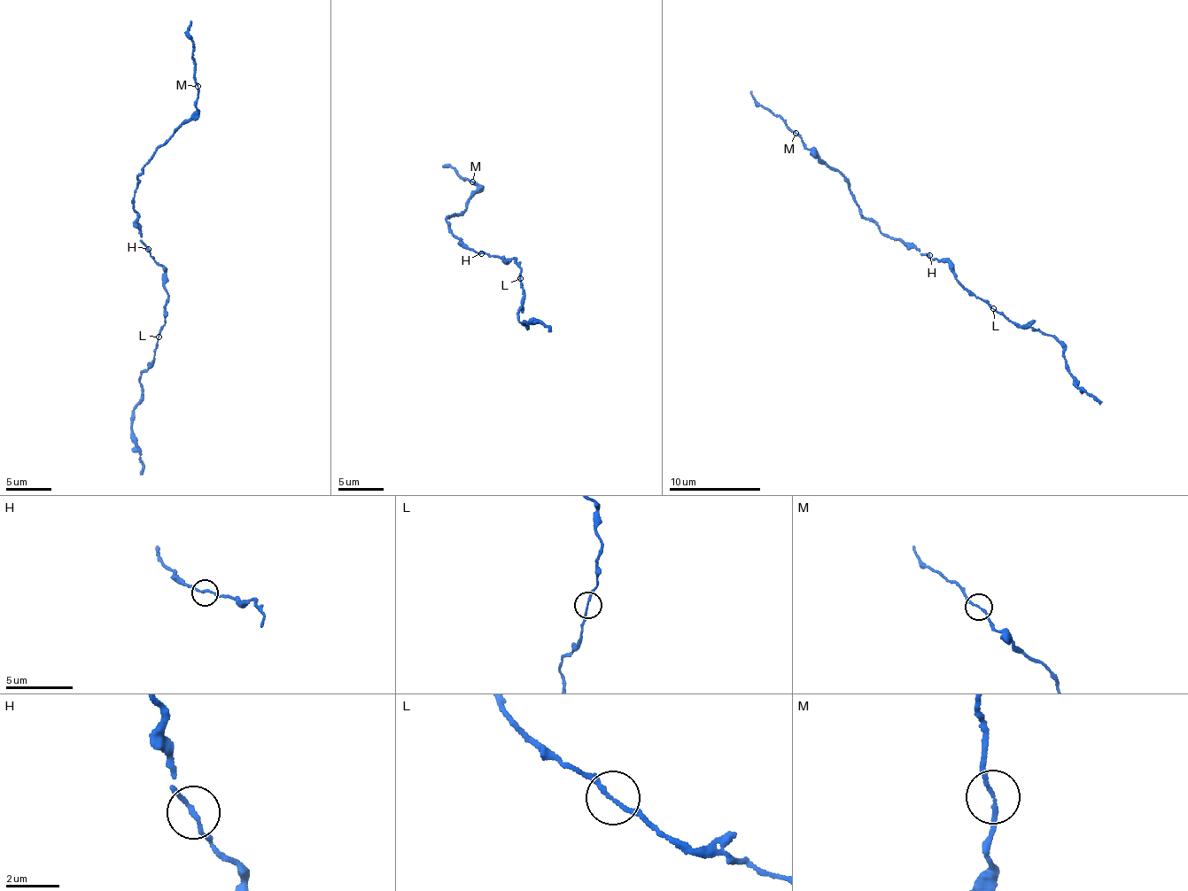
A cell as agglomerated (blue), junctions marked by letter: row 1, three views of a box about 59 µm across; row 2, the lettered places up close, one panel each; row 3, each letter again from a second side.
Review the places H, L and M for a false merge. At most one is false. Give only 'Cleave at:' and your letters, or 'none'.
Cleave at: none

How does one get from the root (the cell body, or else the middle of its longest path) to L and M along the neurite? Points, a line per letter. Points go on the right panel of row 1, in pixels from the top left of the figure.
L: (927, 256), (948, 263), (950, 272), (964, 287), (987, 300), (993, 308)
M: (927, 256), (916, 248), (889, 237), (873, 221), (866, 220), (842, 174), (819, 163), (796, 133)

